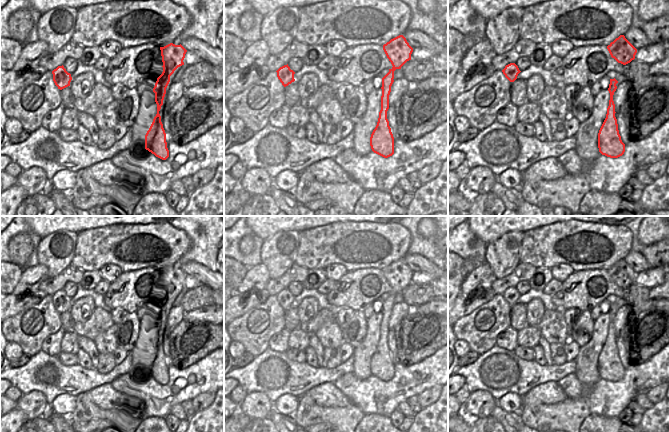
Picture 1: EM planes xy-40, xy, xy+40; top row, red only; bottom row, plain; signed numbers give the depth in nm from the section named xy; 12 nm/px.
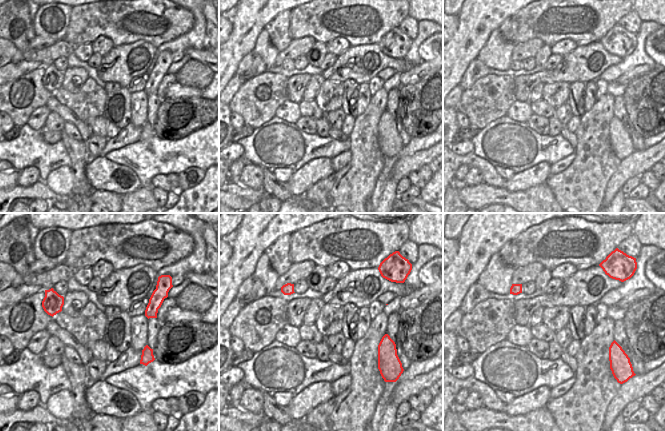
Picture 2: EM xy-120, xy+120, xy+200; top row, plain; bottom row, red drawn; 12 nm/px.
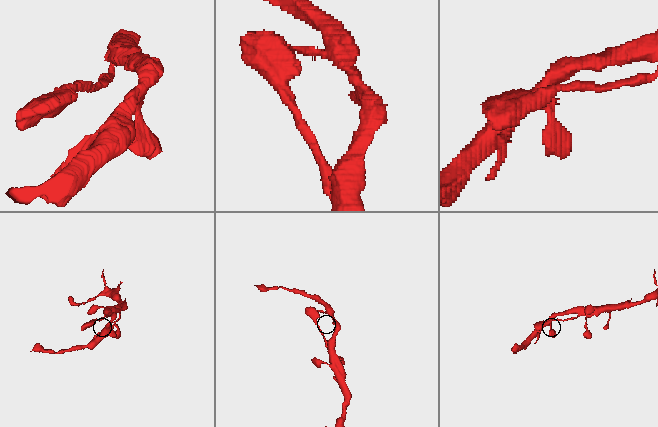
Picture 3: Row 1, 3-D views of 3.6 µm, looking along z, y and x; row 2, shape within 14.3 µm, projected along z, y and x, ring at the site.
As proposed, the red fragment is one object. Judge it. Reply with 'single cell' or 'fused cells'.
single cell

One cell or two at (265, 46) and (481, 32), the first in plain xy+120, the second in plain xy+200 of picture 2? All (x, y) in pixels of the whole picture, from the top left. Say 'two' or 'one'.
two

